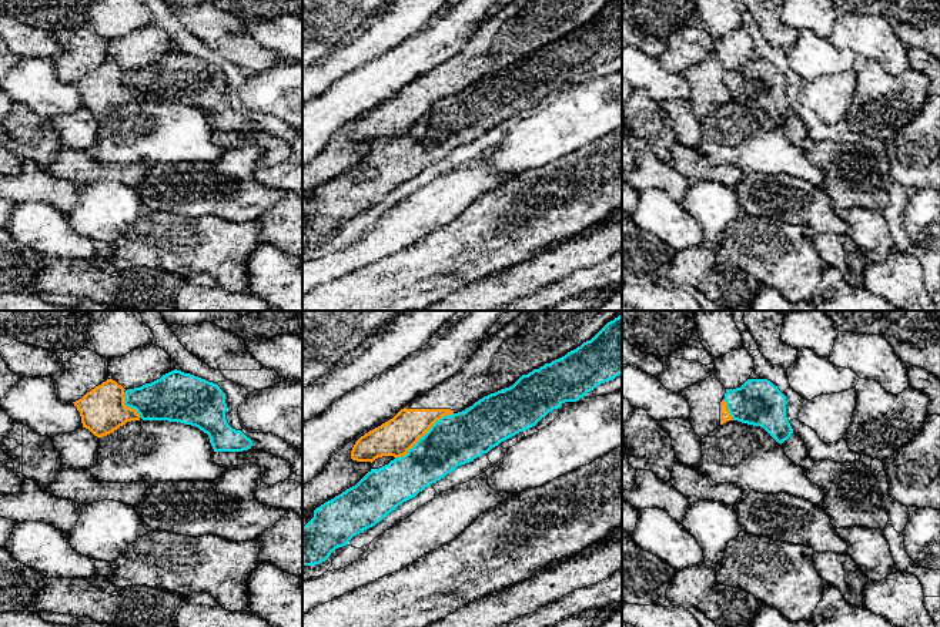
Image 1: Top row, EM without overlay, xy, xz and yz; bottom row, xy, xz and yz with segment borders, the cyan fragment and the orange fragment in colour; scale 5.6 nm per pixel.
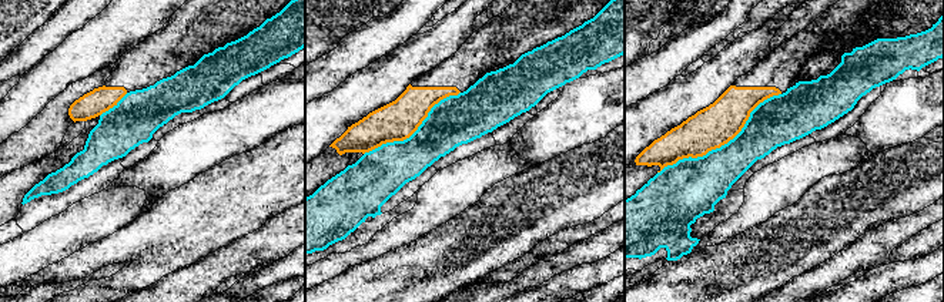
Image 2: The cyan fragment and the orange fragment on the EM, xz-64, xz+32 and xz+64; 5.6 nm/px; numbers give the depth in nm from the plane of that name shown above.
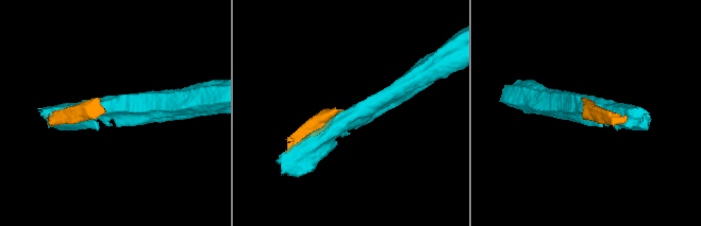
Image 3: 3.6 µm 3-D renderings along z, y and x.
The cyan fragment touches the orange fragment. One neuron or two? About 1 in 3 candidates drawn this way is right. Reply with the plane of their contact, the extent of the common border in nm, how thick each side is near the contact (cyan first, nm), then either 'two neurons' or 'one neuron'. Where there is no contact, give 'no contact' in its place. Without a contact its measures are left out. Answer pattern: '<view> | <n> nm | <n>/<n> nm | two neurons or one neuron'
xz | 420 nm | 280/200 nm | two neurons

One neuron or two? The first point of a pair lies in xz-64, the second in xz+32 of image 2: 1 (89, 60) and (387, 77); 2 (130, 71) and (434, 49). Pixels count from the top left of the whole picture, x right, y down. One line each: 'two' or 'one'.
1: one
2: two

